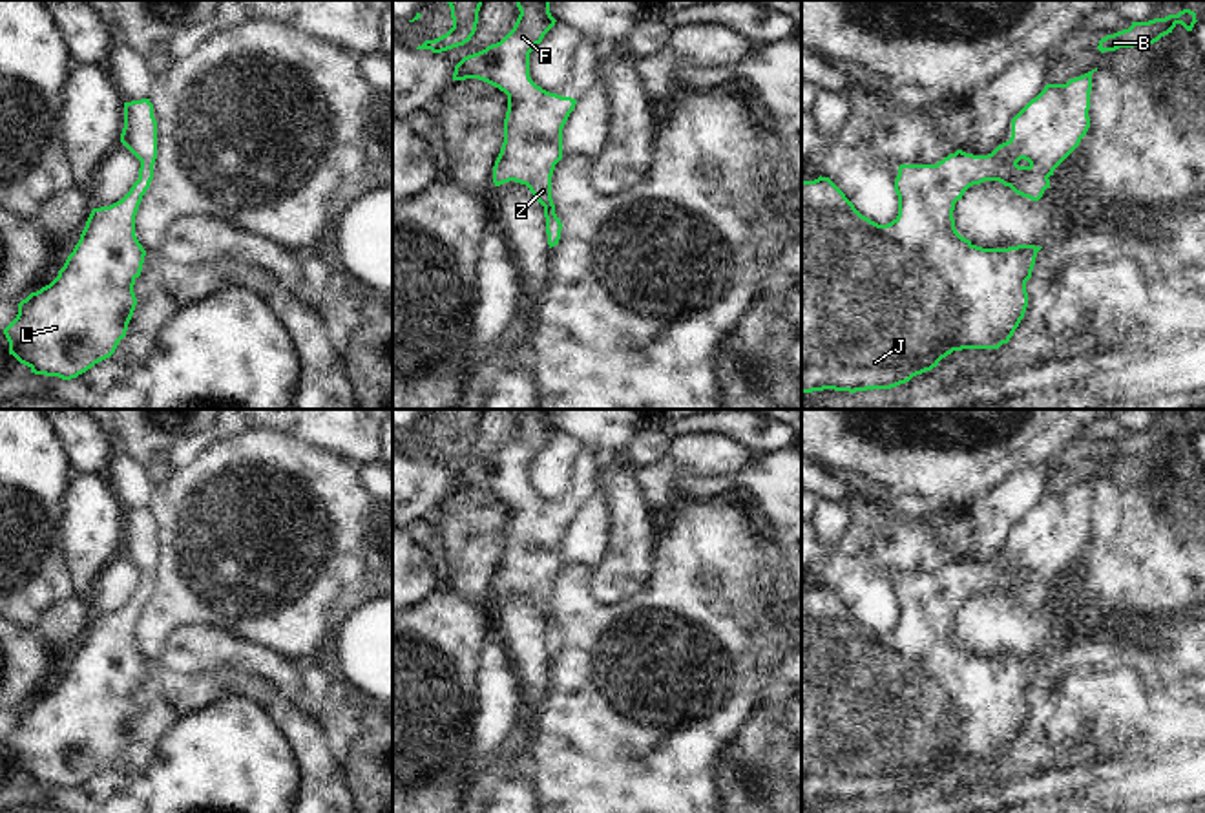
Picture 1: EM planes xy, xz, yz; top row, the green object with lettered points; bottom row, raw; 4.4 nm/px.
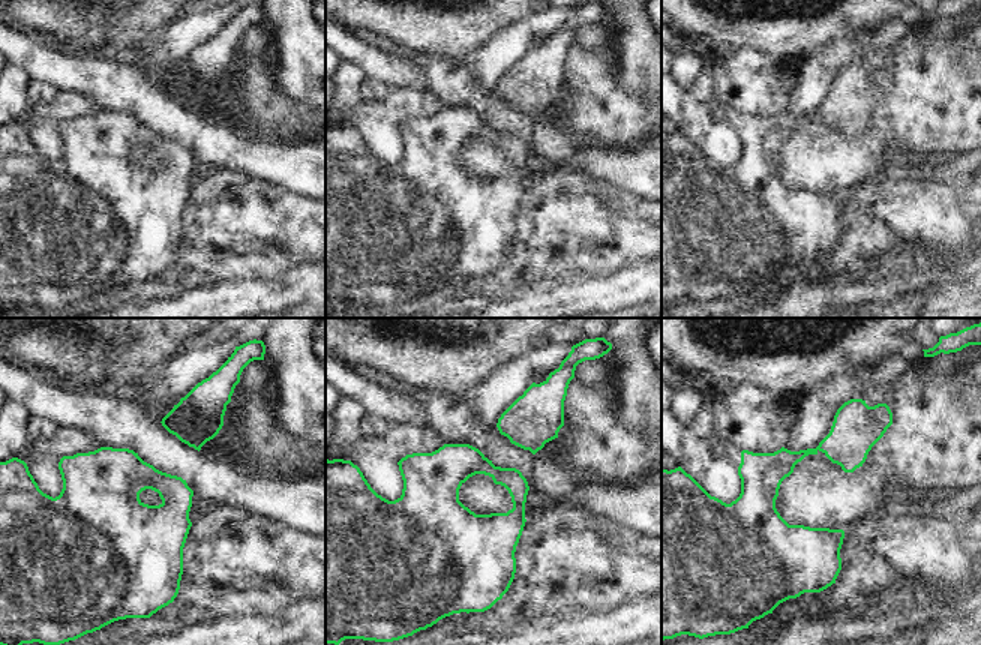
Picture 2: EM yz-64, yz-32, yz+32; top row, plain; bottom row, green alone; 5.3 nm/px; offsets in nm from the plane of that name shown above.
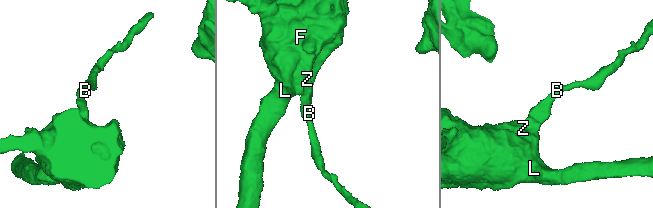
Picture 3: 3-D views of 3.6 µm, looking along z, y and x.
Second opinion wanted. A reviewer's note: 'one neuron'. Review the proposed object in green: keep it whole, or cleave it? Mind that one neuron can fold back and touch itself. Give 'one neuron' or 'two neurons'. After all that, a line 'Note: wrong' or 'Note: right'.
one neuron
Note: right

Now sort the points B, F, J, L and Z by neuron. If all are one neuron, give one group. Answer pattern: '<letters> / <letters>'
B F J L Z

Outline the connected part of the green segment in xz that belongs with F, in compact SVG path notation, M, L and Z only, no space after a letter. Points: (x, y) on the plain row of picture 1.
M517 409L520 424L513 438L500 451L464 466L455 475L453 490L478 488L508 504L504 552L493 575L493 592L500 596L515 590L529 597L533 607L544 616L548 654L551 658L559 654L562 639L551 608L551 585L555 574L562 568L562 537L577 510L550 502L529 486L529 462L557 431L550 422L550 411L551 409Z

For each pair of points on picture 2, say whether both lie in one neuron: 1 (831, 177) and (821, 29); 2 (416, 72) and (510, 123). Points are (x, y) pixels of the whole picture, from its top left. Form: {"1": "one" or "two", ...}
{"1": "two", "2": "one"}

